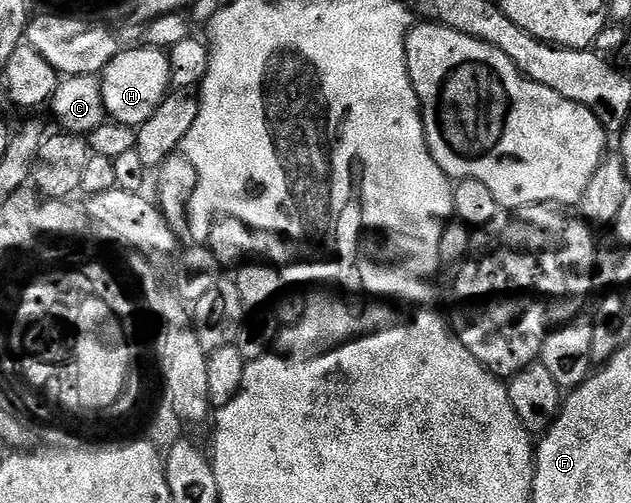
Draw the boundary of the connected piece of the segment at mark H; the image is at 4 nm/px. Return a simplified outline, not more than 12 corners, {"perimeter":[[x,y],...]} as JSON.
{"perimeter":[[123,48],[100,74],[106,116],[135,127],[171,92],[163,50]]}

